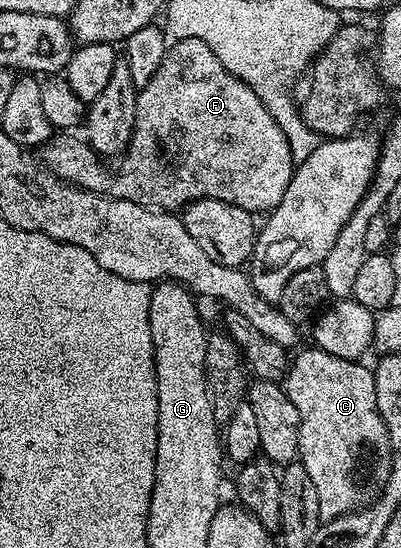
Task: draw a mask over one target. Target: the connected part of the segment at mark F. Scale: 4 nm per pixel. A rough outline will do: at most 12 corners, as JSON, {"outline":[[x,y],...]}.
{"outline":[[202,39],[136,94],[111,173],[87,140],[39,146],[53,177],[148,209],[270,211],[292,148]]}

